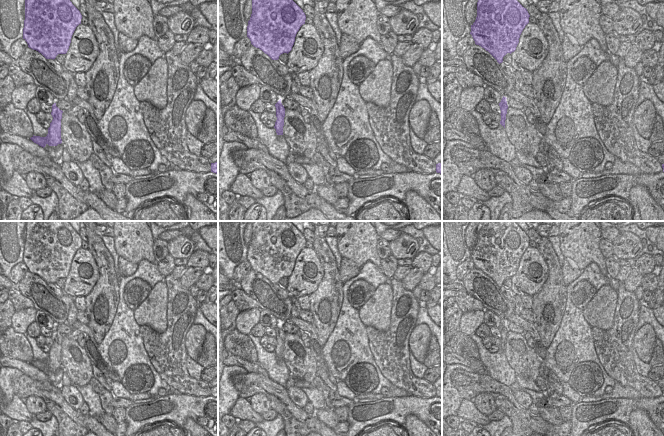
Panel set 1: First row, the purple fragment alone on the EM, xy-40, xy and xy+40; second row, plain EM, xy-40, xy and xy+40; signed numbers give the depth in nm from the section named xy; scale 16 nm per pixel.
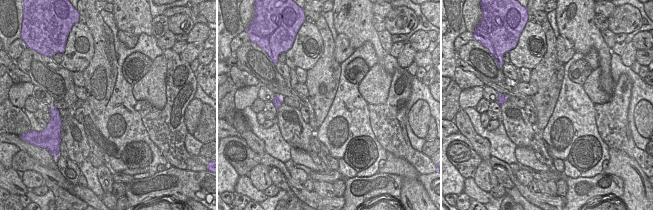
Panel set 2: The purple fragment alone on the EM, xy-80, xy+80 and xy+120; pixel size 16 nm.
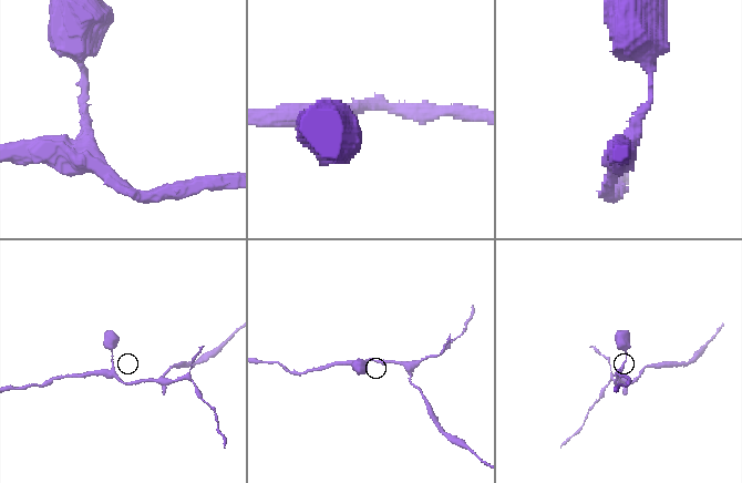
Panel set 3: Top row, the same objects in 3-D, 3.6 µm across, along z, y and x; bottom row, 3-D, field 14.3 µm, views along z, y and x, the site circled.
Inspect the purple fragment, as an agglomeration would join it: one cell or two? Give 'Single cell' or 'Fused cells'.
Single cell.

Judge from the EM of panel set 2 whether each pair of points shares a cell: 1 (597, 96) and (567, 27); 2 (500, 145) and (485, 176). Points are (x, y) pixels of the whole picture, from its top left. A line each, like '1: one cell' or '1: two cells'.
1: two cells
2: two cells

